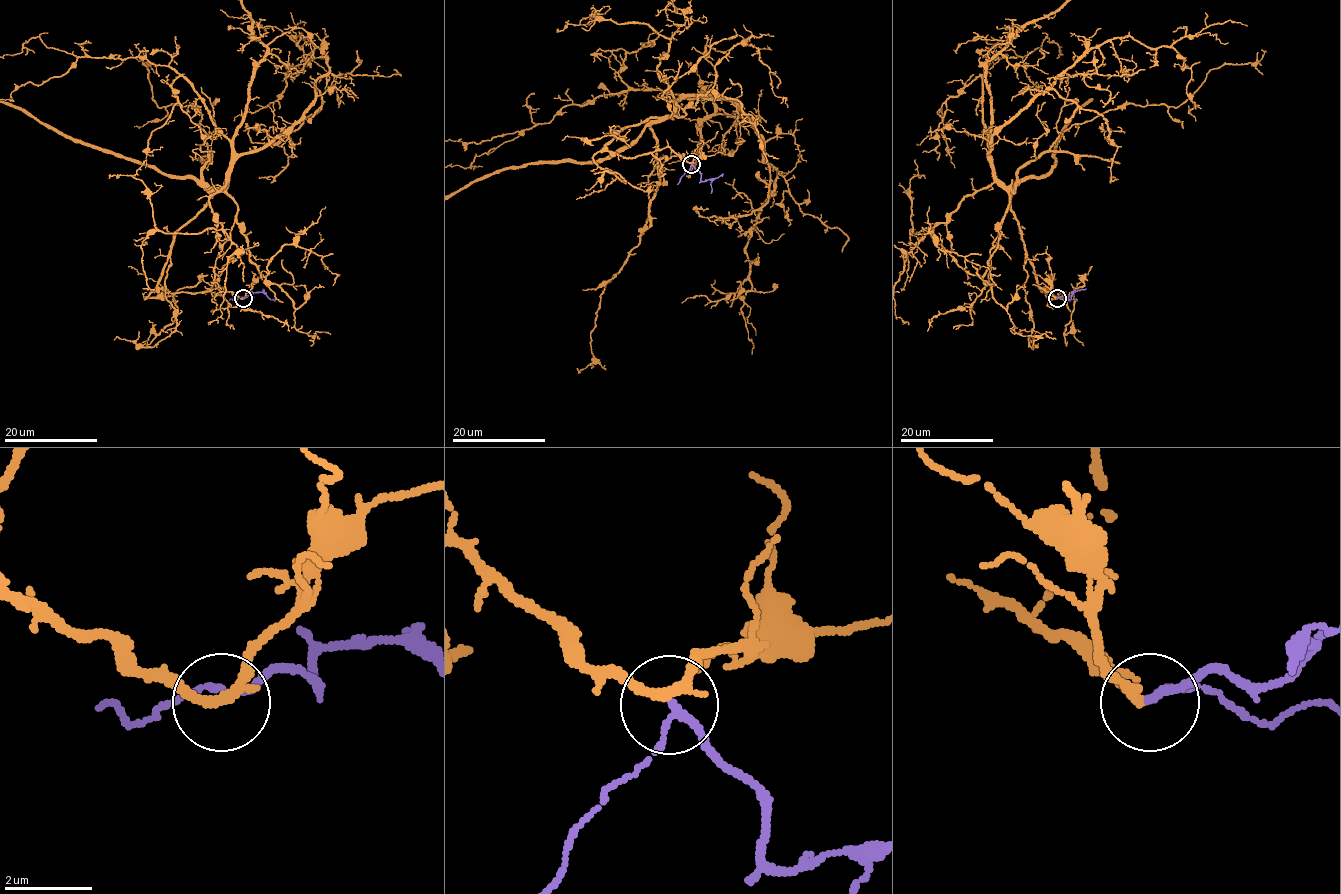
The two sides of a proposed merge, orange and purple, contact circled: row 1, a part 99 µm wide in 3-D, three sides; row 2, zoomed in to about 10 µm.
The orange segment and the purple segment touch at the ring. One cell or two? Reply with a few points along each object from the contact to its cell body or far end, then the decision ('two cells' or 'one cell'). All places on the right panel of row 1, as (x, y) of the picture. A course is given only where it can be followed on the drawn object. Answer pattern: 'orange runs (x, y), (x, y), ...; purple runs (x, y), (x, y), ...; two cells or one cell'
purple runs (1057, 299), (1074, 293), (1066, 301); one cell

